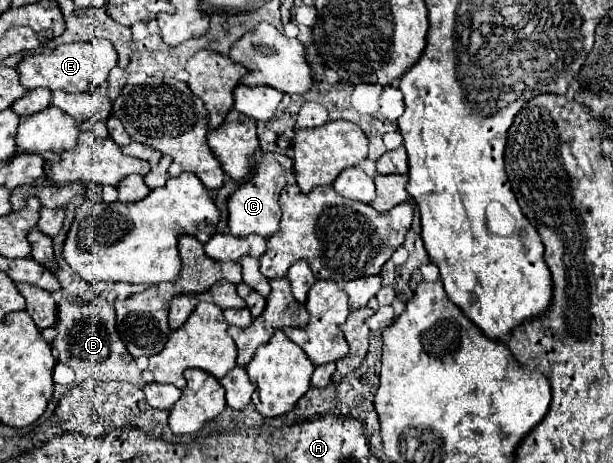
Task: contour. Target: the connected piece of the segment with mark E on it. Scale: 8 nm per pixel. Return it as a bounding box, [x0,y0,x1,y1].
[18,40,116,92]

